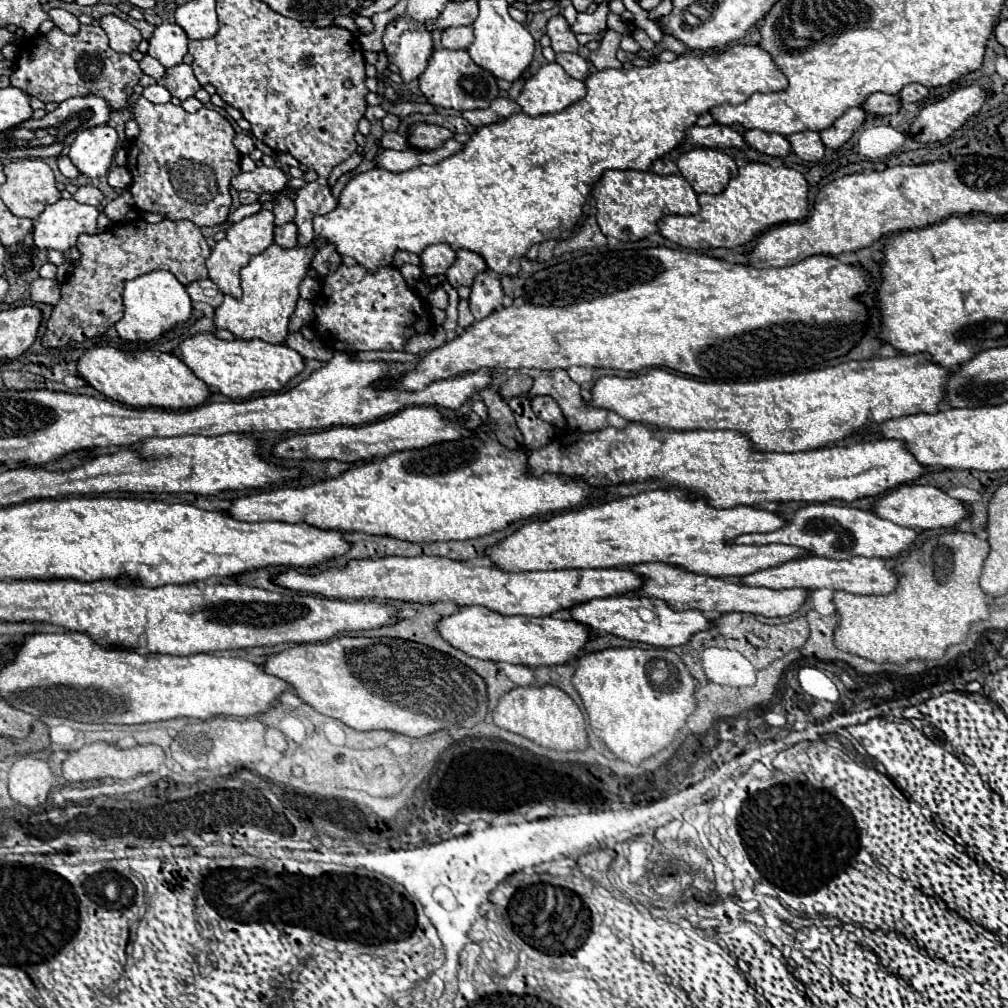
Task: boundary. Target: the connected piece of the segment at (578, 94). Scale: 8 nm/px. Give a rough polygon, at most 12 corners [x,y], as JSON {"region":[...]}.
{"region":[[544,64],[516,102],[524,114],[560,112],[586,86],[560,64]]}

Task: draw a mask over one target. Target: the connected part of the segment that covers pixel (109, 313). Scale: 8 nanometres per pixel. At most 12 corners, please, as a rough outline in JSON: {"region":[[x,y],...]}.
{"region":[[132,220],[80,236],[46,348],[84,342],[124,312],[122,284],[162,268],[208,278],[190,220]]}

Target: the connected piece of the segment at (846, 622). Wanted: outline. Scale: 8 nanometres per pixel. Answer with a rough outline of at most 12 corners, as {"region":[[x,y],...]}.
{"region":[[952,528],[894,592],[834,592],[836,648],[942,658],[990,618],[988,540]]}

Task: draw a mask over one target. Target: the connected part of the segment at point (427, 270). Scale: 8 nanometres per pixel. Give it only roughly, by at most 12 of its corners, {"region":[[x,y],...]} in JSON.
{"region":[[450,244],[428,246],[422,254],[424,274],[444,274],[456,252]]}

